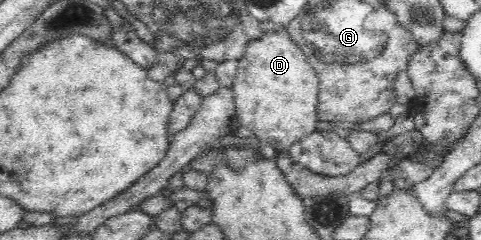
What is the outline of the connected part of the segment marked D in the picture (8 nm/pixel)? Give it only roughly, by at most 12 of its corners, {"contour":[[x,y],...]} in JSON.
{"contour":[[286,28],[248,44],[239,124],[276,152],[316,132],[319,78]]}

